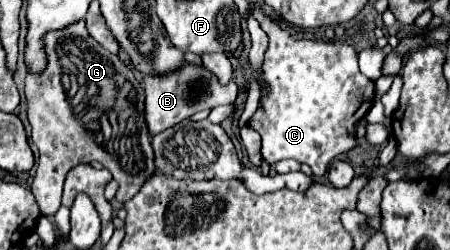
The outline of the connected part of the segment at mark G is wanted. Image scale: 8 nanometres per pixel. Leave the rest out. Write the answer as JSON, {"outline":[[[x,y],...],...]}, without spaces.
{"outline":[[[77,21],[59,31],[49,31],[43,37],[47,65],[41,73],[27,71],[25,95],[29,101],[29,123],[33,129],[33,143],[39,149],[39,163],[31,183],[31,193],[35,195],[37,207],[45,217],[51,217],[61,207],[61,191],[65,175],[79,163],[99,161],[107,167],[113,179],[119,183],[115,199],[125,203],[135,197],[147,179],[155,173],[151,139],[143,121],[143,89],[135,79],[133,71],[121,63],[121,59],[105,51],[87,31],[85,21]]]}

